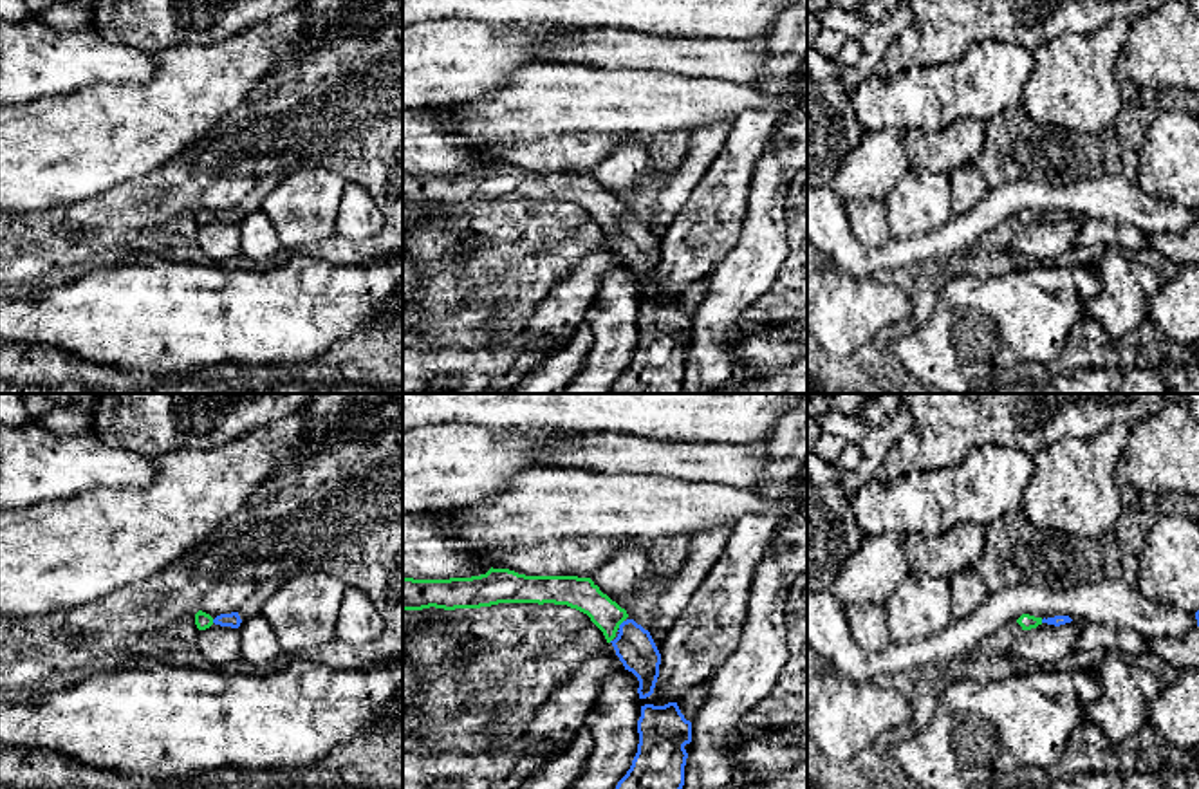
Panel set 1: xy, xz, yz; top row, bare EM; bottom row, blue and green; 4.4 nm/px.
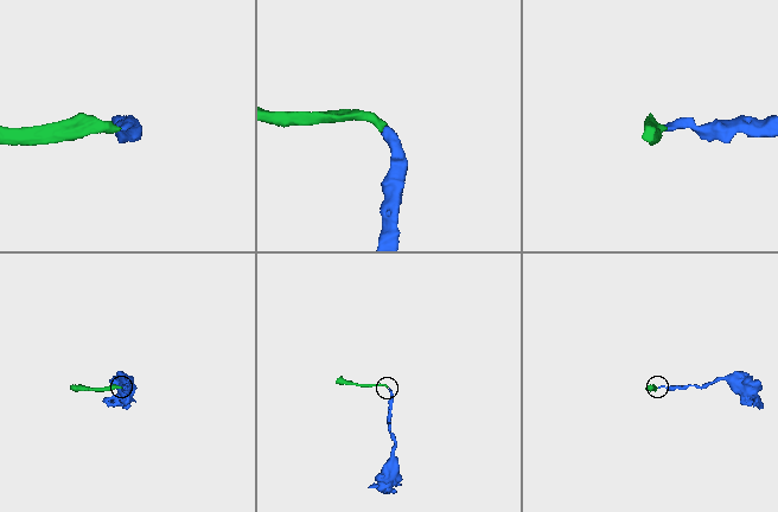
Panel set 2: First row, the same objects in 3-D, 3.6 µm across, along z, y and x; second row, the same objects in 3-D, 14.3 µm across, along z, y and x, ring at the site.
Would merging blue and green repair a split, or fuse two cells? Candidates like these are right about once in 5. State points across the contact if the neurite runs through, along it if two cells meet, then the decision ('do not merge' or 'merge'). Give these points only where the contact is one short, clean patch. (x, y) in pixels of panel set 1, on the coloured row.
runs through xz (634, 647), (631, 632), (622, 623), (578, 593); merge

